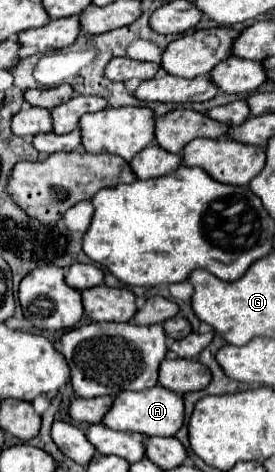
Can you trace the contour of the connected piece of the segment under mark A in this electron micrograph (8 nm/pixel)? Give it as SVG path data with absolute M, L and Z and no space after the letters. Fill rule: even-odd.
M155 385L145 391L121 391L113 399L113 405L109 413L105 413L101 423L107 425L109 429L117 429L117 431L131 429L147 437L153 435L173 437L183 425L183 397L177 393L169 393L169 389L161 389L161 385ZM127 425L139 425L139 427L127 427Z

